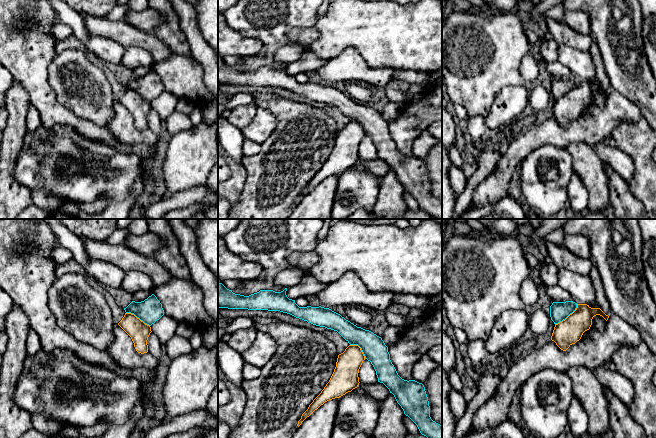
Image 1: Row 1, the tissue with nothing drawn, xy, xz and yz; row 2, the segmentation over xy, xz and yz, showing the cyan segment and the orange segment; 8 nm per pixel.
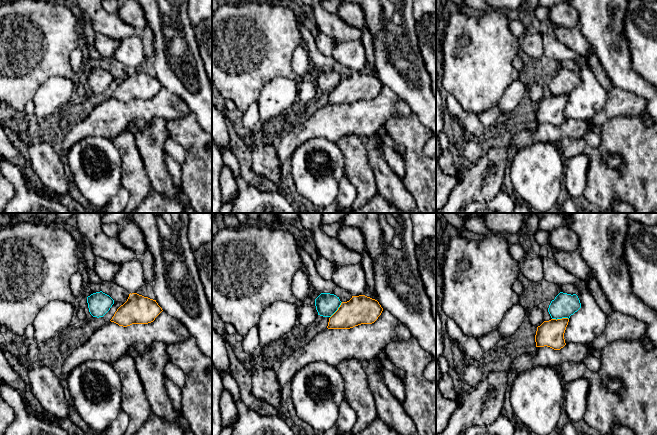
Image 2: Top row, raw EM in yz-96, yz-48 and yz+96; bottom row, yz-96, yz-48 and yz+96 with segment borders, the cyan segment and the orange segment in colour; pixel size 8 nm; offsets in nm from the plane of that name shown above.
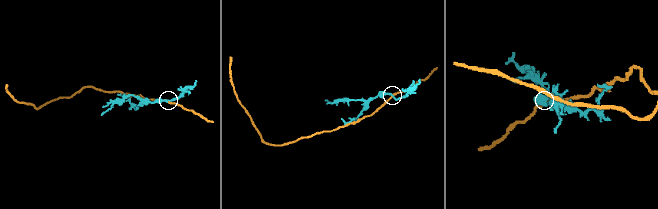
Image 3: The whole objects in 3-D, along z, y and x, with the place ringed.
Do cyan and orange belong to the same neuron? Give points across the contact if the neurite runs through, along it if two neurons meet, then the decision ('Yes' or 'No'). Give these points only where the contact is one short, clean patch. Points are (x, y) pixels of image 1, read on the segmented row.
Boundary: yz (577, 304), (577, 307), (571, 313), (555, 324). No

